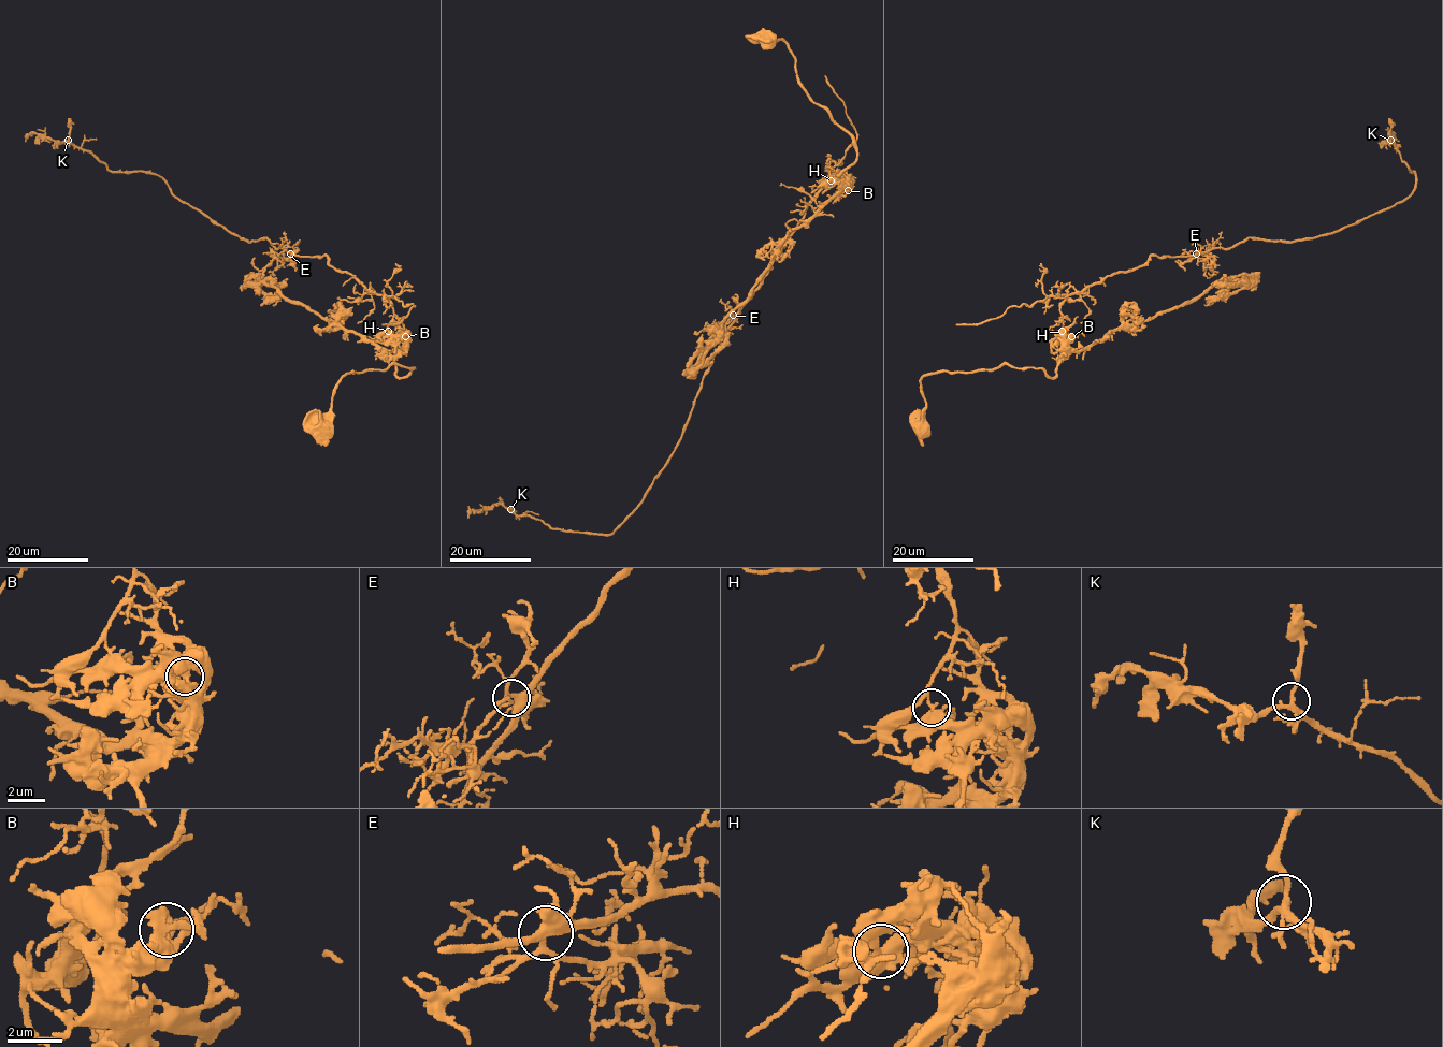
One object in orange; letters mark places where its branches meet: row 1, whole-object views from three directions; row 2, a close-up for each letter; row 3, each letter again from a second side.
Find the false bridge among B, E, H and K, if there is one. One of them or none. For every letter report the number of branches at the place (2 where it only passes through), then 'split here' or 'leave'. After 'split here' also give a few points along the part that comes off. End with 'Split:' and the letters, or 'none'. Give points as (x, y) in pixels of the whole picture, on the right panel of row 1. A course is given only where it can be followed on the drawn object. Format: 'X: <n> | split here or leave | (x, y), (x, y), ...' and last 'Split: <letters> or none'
B: 4 | leave
E: 4 | leave
H: 4 | split here | (1062, 332), (1067, 296), (1152, 255), (1319, 236), (1402, 202), (1416, 174), (1385, 142), (1391, 132), (1398, 141)
K: 4 | leave
Split: H

